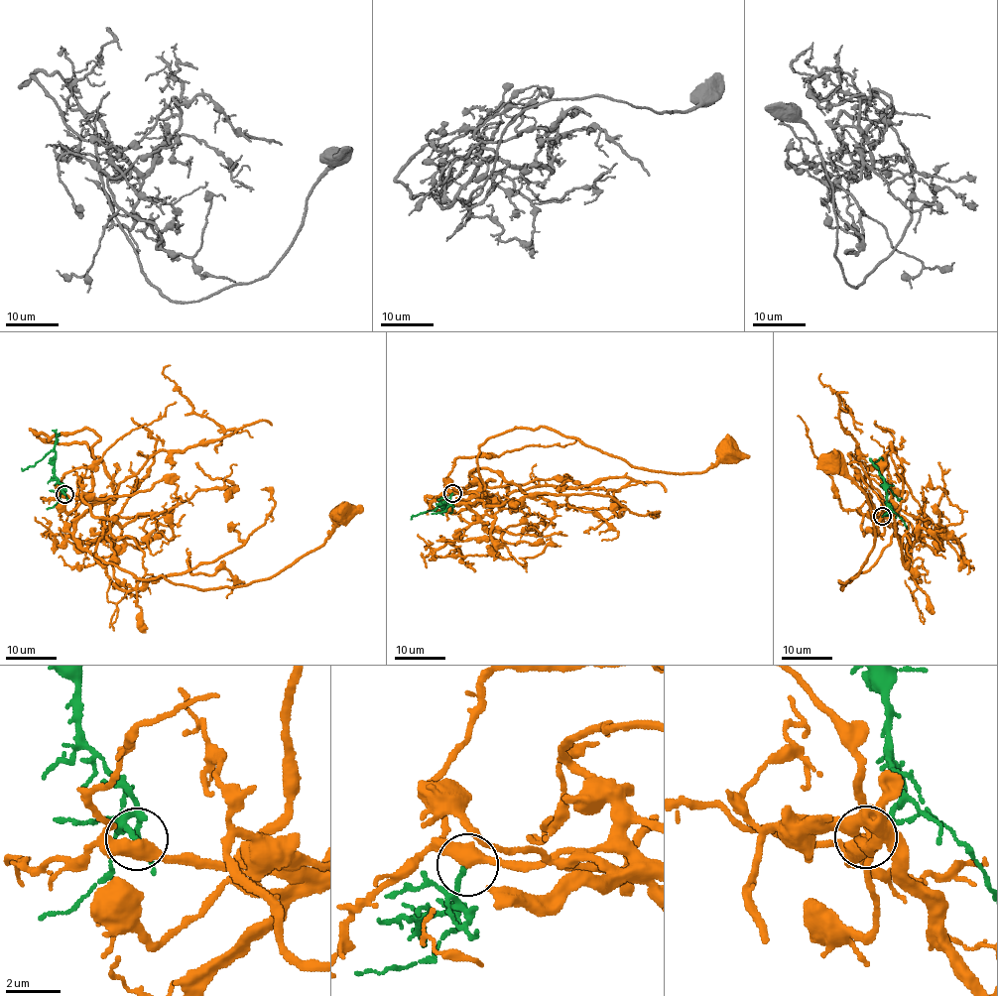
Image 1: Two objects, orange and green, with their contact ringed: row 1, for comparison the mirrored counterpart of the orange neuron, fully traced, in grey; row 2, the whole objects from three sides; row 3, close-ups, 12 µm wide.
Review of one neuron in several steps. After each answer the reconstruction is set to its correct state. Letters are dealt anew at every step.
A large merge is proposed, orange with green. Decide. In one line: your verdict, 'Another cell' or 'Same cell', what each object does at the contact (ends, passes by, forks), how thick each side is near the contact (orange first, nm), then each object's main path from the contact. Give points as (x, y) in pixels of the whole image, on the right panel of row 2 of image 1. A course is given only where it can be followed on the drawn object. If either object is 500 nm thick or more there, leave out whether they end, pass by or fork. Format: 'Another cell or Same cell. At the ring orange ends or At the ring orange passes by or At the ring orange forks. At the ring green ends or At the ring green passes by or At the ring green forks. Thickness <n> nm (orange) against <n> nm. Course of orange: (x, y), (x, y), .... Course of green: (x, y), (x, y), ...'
Same cell. At the ring orange passes by. At the ring green ends. Thickness 480 nm (orange) against 200 nm. Course of orange: (883, 516), (890, 507), (896, 532), (842, 588), (838, 580), (857, 574), (873, 546), (871, 509), (829, 461). Course of green: (883, 516), (888, 507), (886, 482), (881, 476), (898, 499), (901, 497)

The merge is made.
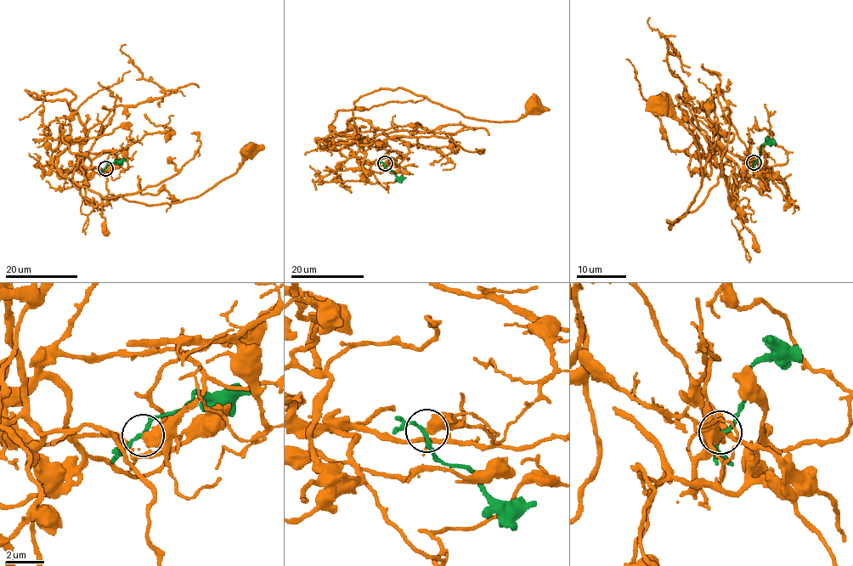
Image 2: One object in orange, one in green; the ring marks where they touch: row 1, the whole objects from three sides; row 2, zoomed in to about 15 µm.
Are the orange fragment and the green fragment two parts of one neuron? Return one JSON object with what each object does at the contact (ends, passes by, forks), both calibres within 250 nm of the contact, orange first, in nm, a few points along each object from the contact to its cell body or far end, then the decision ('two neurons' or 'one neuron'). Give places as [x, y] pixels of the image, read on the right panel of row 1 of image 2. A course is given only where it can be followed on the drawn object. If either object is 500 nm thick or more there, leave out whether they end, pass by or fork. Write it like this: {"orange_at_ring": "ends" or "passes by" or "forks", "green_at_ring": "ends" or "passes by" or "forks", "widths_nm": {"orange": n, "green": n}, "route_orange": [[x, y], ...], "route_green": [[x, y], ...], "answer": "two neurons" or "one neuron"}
{"widths_nm": {"orange": 550, "green": 200}, "route_orange": [[754, 162], [749, 138], [744, 179], [714, 149], [722, 172], [670, 229], [700, 186], [698, 149], [658, 104]], "route_green": [[754, 163], [764, 144], [775, 144]], "answer": "two neurons"}

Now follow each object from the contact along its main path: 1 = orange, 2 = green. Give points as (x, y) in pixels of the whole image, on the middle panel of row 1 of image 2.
1: (385, 163), (352, 154), (368, 142), (353, 112), (362, 96), (402, 87), (500, 122), (532, 104)
2: (384, 163), (401, 182)

